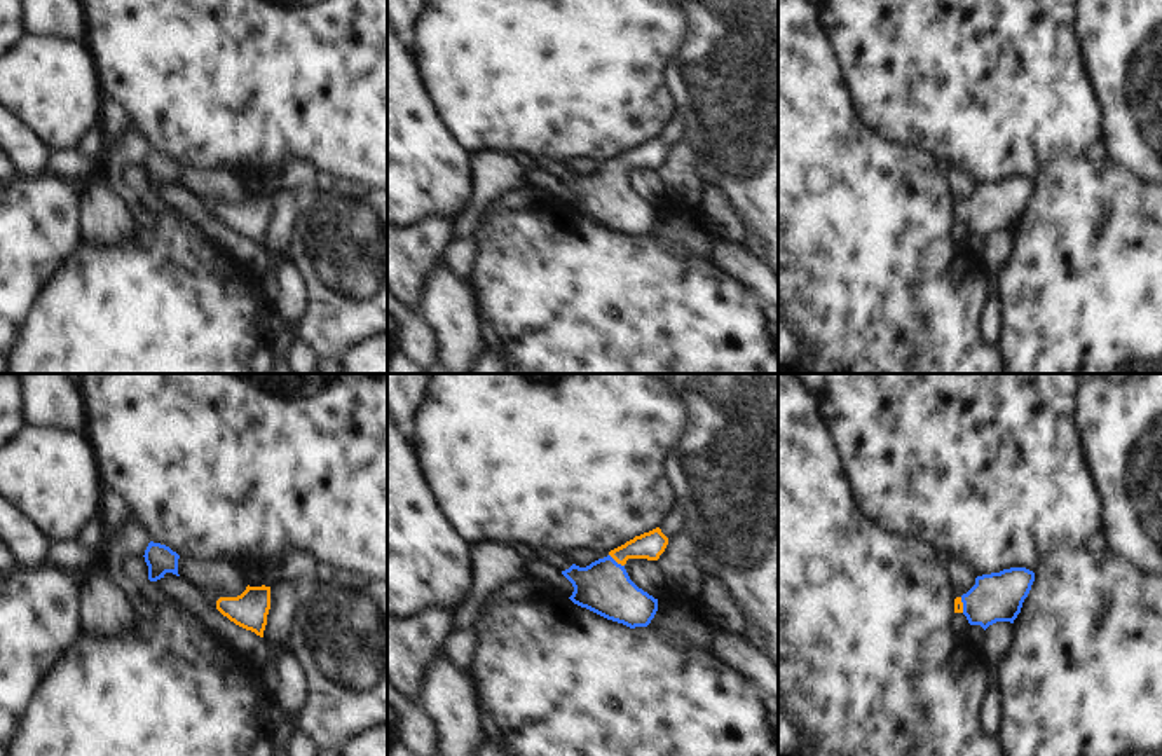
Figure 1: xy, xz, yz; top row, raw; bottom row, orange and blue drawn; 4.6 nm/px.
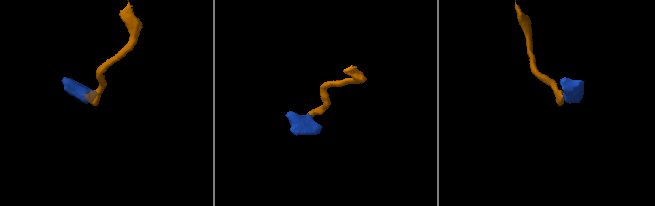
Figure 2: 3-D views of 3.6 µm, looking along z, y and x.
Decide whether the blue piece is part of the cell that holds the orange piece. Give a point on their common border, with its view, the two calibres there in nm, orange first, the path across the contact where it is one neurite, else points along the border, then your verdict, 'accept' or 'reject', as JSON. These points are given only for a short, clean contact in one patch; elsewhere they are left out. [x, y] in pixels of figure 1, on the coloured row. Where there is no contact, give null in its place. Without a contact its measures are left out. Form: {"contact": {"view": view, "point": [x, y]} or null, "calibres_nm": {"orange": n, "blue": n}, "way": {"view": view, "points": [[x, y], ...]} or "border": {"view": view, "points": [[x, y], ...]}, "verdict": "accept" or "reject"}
{"contact": {"view": "xz", "point": [616, 561]}, "calibres_nm": {"orange": 130, "blue": 260}, "way": {"view": "xz", "points": [[649, 545], [630, 549], [616, 561], [604, 587]]}, "verdict": "accept"}

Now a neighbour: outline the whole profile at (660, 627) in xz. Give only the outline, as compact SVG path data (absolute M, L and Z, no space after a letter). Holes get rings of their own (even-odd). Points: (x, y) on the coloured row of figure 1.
M658 608L658 611L656 611L654 618L651 620L651 623L647 625L647 629L670 648L677 648L680 651L696 649L689 644L687 639L684 639L673 629L673 625L670 625L666 622L666 609L665 608Z

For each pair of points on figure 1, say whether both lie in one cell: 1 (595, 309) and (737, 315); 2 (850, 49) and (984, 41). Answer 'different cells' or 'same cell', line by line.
1: same cell
2: same cell

